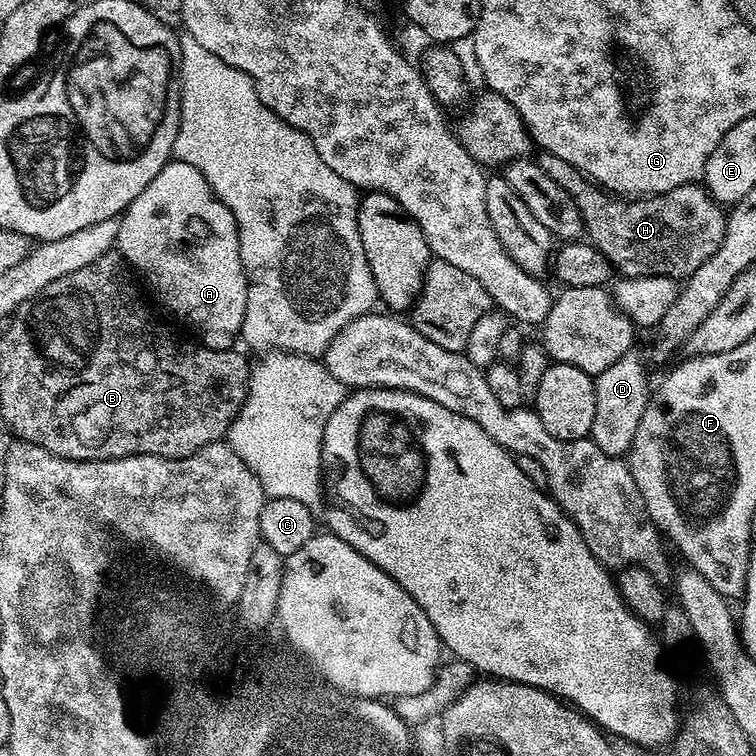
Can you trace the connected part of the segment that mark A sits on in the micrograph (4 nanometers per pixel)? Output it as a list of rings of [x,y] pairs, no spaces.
[[[175,158],[168,161],[166,166],[162,166],[162,170],[158,170],[158,174],[154,178],[154,182],[150,182],[150,186],[146,186],[146,190],[142,190],[142,194],[138,194],[138,198],[134,198],[134,202],[130,202],[130,206],[125,208],[119,217],[120,225],[118,226],[118,236],[116,248],[119,255],[128,261],[129,265],[135,271],[140,271],[144,275],[146,283],[152,287],[152,292],[177,316],[180,320],[188,320],[190,327],[196,331],[195,339],[203,344],[206,348],[214,350],[229,351],[233,347],[232,344],[238,340],[240,331],[242,330],[242,322],[246,314],[246,294],[248,293],[248,279],[244,273],[242,266],[242,254],[240,253],[240,243],[238,242],[238,226],[234,222],[234,214],[230,214],[230,210],[221,200],[216,197],[214,190],[210,190],[210,186],[206,182],[206,178],[202,178],[202,174],[198,170],[194,170],[194,166],[190,166],[186,162]]]

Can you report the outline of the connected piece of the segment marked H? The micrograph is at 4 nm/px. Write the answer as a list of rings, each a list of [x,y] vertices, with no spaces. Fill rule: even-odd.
[[[541,151],[535,162],[573,200],[581,212],[587,239],[612,263],[621,277],[669,276],[684,282],[722,246],[726,212],[699,183],[647,198],[608,198],[605,189],[589,180],[566,158]]]

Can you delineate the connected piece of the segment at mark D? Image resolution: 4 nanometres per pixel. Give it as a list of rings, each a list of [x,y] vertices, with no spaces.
[[[627,352],[618,362],[595,377],[595,414],[589,435],[595,445],[608,456],[620,458],[627,455],[650,399],[648,374],[638,352]]]

